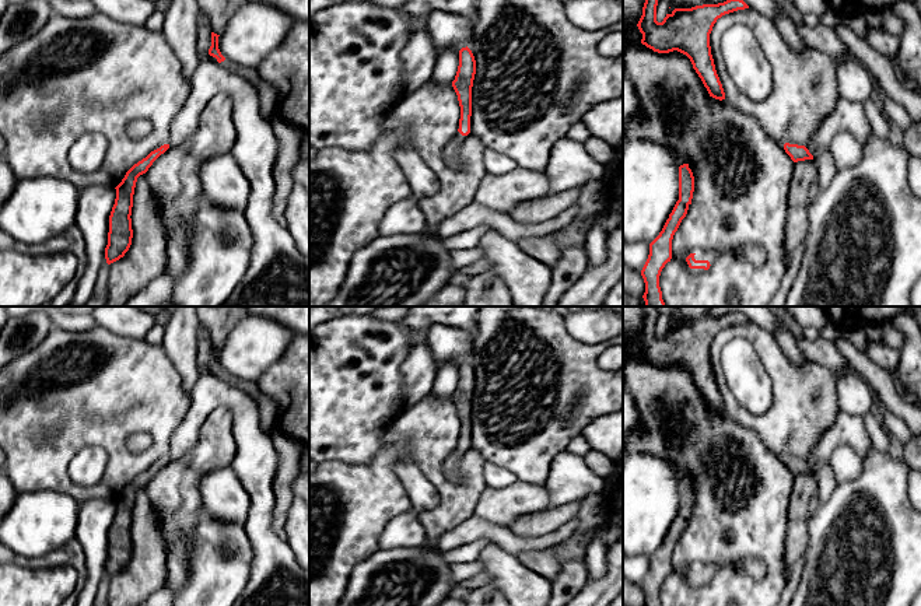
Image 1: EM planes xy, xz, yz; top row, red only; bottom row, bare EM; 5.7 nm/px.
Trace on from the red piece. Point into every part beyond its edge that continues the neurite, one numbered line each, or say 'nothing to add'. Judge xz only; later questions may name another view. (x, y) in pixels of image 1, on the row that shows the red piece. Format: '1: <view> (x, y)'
1: xz (451, 157)

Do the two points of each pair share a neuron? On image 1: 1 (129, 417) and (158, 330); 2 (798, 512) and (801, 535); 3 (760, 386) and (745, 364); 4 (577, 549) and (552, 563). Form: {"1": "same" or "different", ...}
{"1": "different", "2": "same", "3": "same", "4": "same"}

